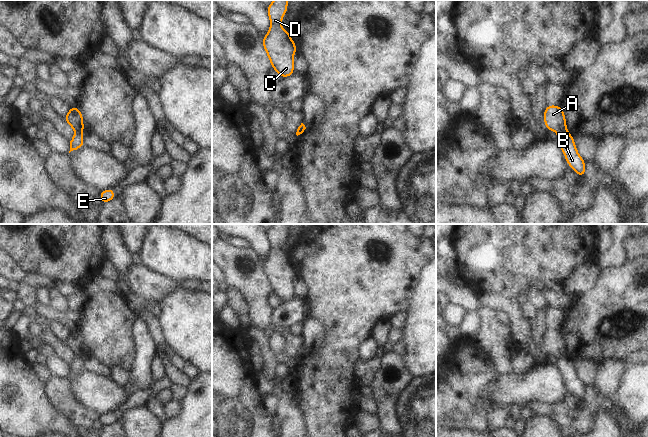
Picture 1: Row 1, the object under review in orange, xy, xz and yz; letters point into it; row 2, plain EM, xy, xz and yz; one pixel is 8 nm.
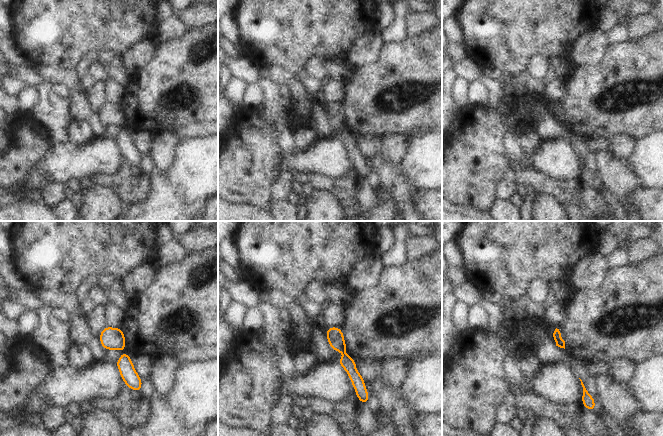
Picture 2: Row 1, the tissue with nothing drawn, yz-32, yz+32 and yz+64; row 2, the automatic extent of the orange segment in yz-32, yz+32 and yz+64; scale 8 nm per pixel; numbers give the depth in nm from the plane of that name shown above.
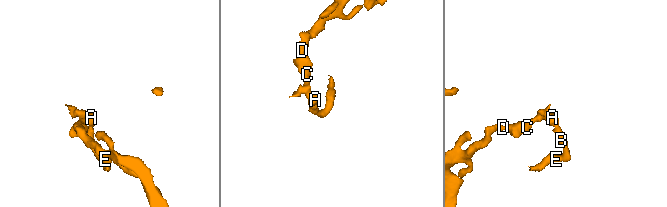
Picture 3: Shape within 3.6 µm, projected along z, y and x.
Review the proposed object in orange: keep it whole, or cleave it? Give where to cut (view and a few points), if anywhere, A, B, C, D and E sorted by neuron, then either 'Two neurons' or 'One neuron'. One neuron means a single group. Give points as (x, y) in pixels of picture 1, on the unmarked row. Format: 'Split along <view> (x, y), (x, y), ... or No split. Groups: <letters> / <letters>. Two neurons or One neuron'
Split along yz (566, 355), (559, 358). Groups: A C D / B E. Two neurons

